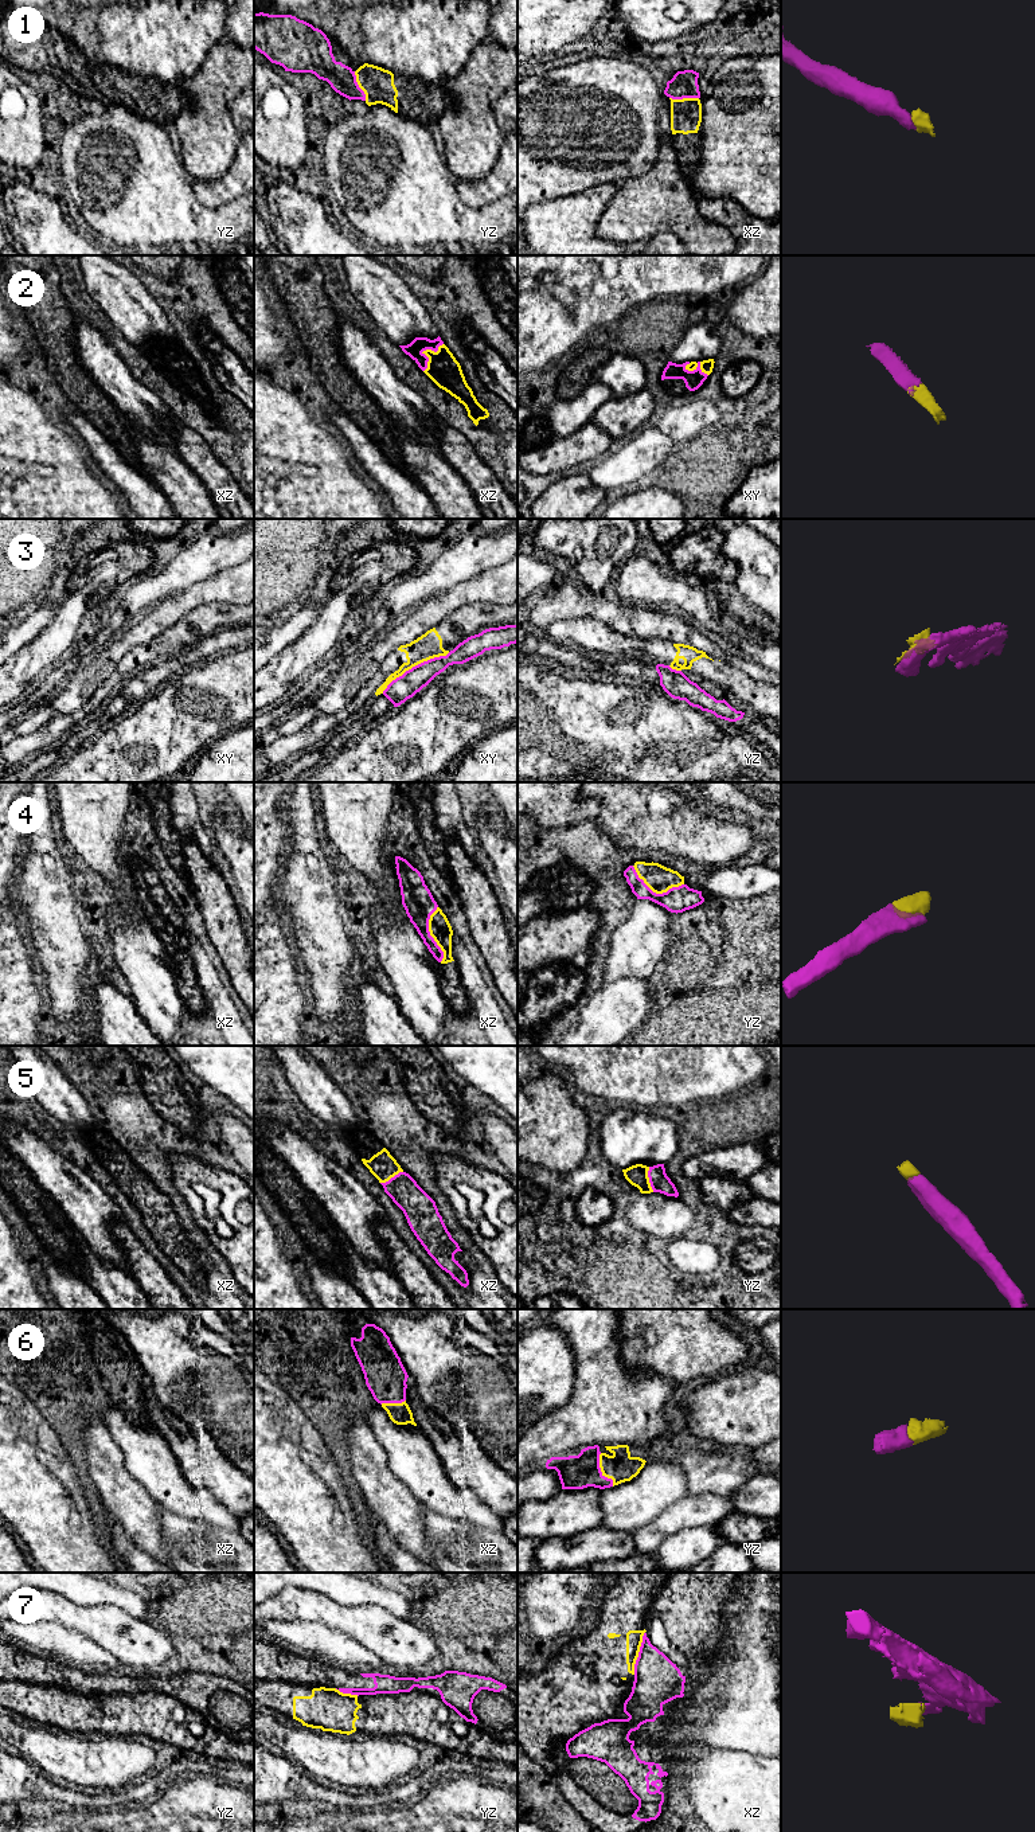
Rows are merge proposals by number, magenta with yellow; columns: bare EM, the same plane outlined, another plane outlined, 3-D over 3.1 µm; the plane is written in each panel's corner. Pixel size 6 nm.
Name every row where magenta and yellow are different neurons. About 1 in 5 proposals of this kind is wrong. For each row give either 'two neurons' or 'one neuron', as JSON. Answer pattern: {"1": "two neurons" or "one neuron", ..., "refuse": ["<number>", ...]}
{"1": "one neuron", "2": "one neuron", "3": "two neurons", "4": "one neuron", "5": "one neuron", "6": "one neuron", "7": "two neurons", "refuse": ["3", "7"]}

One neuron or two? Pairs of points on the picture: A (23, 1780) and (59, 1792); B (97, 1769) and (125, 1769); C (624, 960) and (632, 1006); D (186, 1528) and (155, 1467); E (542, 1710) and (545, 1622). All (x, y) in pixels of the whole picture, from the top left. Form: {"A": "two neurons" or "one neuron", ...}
{"A": "one neuron", "B": "one neuron", "C": "two neurons", "D": "two neurons", "E": "two neurons"}

